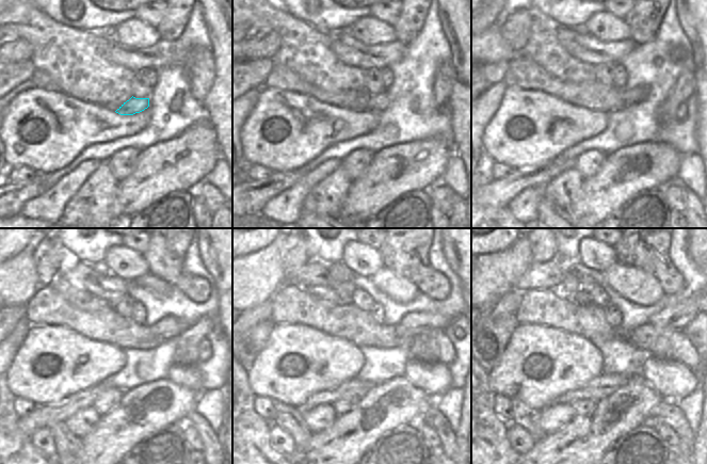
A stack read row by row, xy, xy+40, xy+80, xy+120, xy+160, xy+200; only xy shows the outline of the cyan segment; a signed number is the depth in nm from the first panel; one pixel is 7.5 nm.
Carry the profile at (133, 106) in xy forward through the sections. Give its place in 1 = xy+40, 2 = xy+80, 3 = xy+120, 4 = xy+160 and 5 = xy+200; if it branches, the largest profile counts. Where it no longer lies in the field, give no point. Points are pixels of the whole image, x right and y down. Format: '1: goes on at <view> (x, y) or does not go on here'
1: goes on at xy+40 (376, 104)
2: goes on at xy+80 (639, 94)
3: goes on at xy+120 (170, 326)
4: goes on at xy+160 (415, 323)
5: goes on at xy+200 (675, 318)

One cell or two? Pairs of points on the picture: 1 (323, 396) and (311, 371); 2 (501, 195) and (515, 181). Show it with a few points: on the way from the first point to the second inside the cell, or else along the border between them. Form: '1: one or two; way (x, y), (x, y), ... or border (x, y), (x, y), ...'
1: two; border (344, 381), (312, 394), (301, 404)
2: one; way (504, 192), (512, 185)

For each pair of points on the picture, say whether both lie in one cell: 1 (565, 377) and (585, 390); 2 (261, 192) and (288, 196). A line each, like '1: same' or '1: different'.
1: different
2: different

